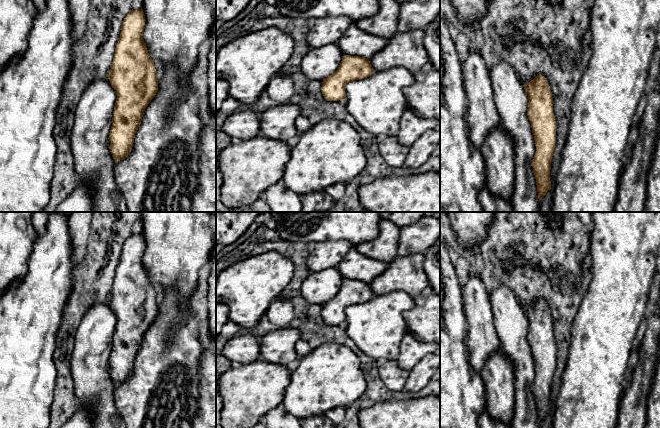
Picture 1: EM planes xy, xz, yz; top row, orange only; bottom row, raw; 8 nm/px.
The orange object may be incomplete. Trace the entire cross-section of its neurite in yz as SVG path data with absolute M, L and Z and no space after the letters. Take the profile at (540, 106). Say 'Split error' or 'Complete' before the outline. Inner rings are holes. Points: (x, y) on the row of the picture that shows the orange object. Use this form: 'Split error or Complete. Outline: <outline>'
Complete. Outline: M541 74L523 86L529 99L527 116L536 144L532 167L540 201L551 189L550 170L557 128L553 114L553 98L548 81Z

